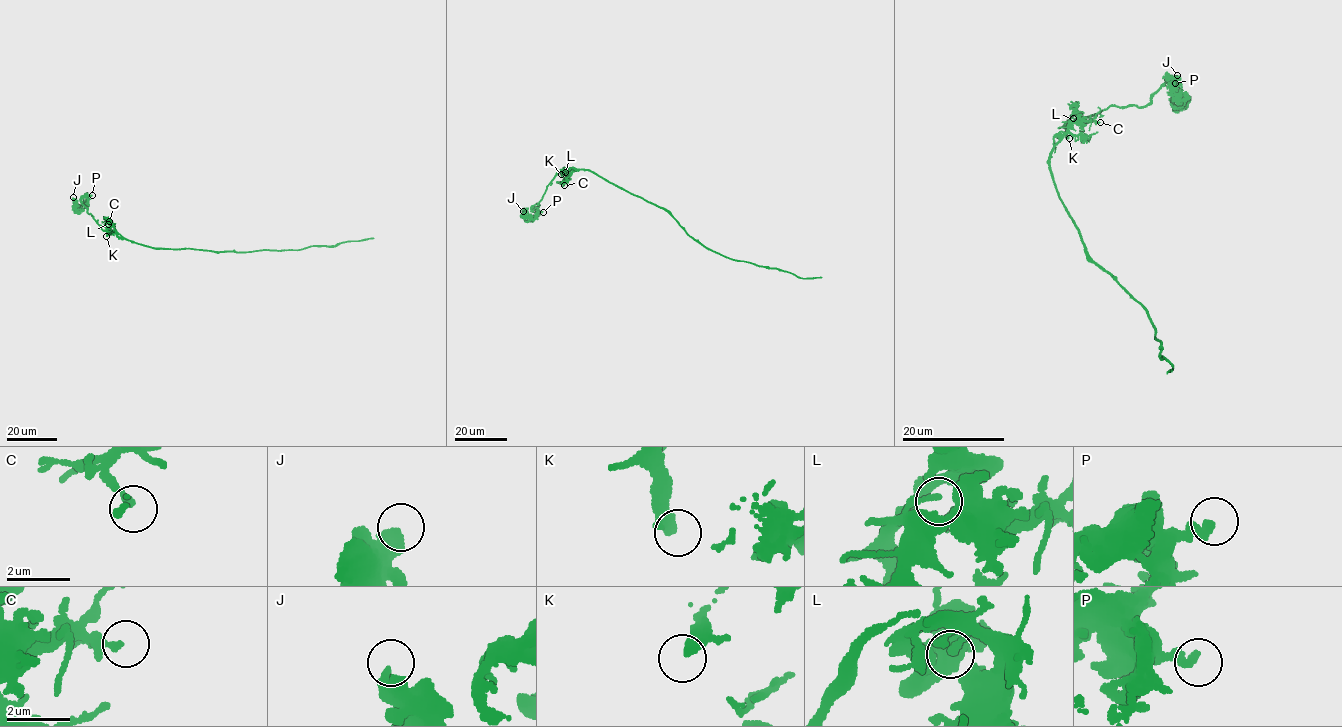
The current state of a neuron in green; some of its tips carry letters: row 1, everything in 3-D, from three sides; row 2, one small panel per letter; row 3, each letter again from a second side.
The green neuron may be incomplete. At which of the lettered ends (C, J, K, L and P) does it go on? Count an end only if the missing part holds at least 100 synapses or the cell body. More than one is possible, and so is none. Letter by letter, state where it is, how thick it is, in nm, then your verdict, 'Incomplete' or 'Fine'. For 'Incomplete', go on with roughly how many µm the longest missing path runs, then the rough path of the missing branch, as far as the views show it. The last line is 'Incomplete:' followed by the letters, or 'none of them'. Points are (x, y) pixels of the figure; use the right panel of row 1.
C: Place: (1100, 122). Thickness 190 nm. Fine
J: Place: (1177, 75). Thickness 480 nm. Fine
K: Place: (1069, 138). Thickness 280 nm. Incomplete. Missing length about 20 µm. Course of what is missing: (1069, 138), (1088, 137), (1101, 122), (1118, 114), (1122, 108), (1114, 102)
L: Place: (1073, 118). Thickness 180 nm. Fine
P: Place: (1175, 83). Thickness 340 nm. Fine
Incomplete: K

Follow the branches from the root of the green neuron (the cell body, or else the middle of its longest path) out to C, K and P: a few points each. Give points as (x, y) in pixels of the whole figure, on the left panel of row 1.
C: (186, 248), (158, 249), (127, 240), (109, 221)
K: (186, 248), (158, 249), (135, 243), (123, 238), (112, 227), (106, 230), (106, 236)
P: (186, 248), (158, 249), (123, 238), (112, 227), (102, 229), (82, 203), (82, 198), (92, 195)

